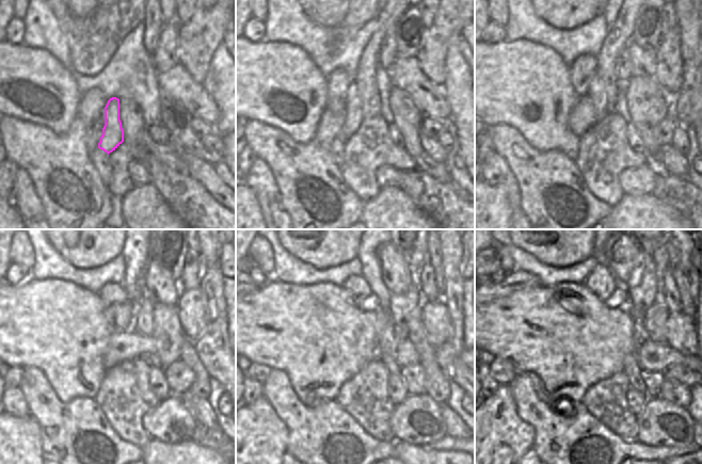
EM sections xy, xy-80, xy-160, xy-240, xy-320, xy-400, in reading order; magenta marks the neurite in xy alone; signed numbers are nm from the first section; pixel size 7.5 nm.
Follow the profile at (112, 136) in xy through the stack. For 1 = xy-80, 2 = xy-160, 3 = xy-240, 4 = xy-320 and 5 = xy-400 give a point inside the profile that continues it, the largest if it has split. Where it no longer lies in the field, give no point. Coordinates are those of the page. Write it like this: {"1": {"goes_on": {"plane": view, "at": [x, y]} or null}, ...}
{"1": {"goes_on": {"plane": "xy-80", "at": [353, 120]}}, "2": {"goes_on": {"plane": "xy-160", "at": [595, 91]}}, "3": {"goes_on": {"plane": "xy-240", "at": [124, 316]}}, "4": {"goes_on": {"plane": "xy-320", "at": [370, 303]}}, "5": {"goes_on": {"plane": "xy-400", "at": [619, 299]}}}

